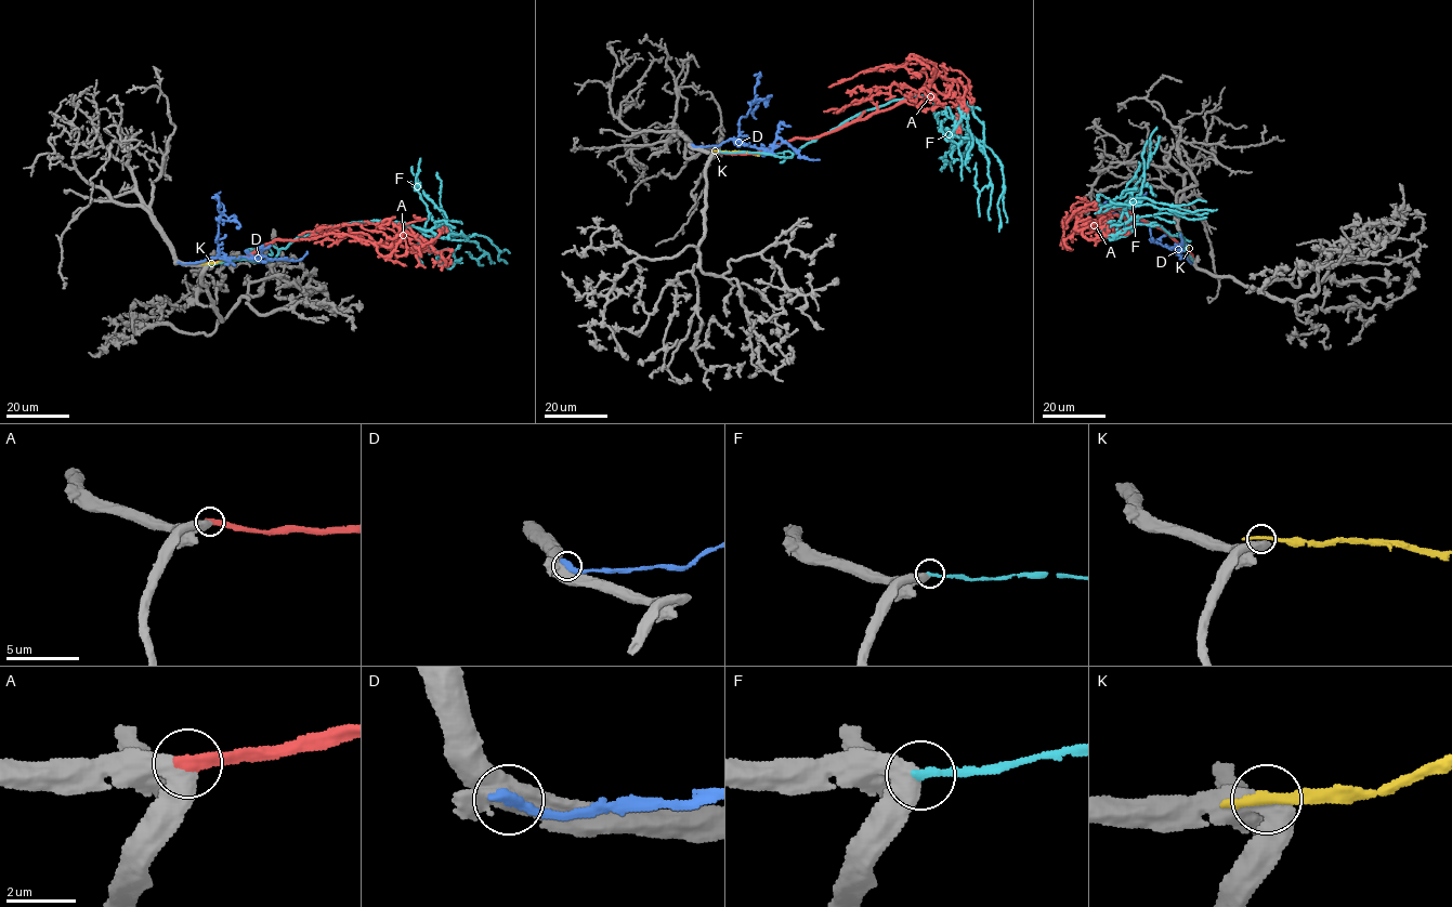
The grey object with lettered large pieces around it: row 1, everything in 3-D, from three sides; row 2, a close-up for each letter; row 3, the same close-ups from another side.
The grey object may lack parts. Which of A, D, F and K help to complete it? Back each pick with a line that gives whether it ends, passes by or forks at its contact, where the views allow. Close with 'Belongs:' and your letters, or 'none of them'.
Belongs: none of them

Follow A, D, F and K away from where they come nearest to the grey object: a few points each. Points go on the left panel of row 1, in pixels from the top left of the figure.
A: (207, 263), (347, 224), (390, 221), (406, 232), (382, 257), (347, 234), (300, 238)
D: (179, 262), (205, 262), (218, 254), (216, 236), (220, 213), (214, 194)
F: (208, 264), (272, 261), (298, 237), (327, 226), (383, 221), (440, 237), (484, 236), (505, 261)
K: (205, 263), (248, 255)

